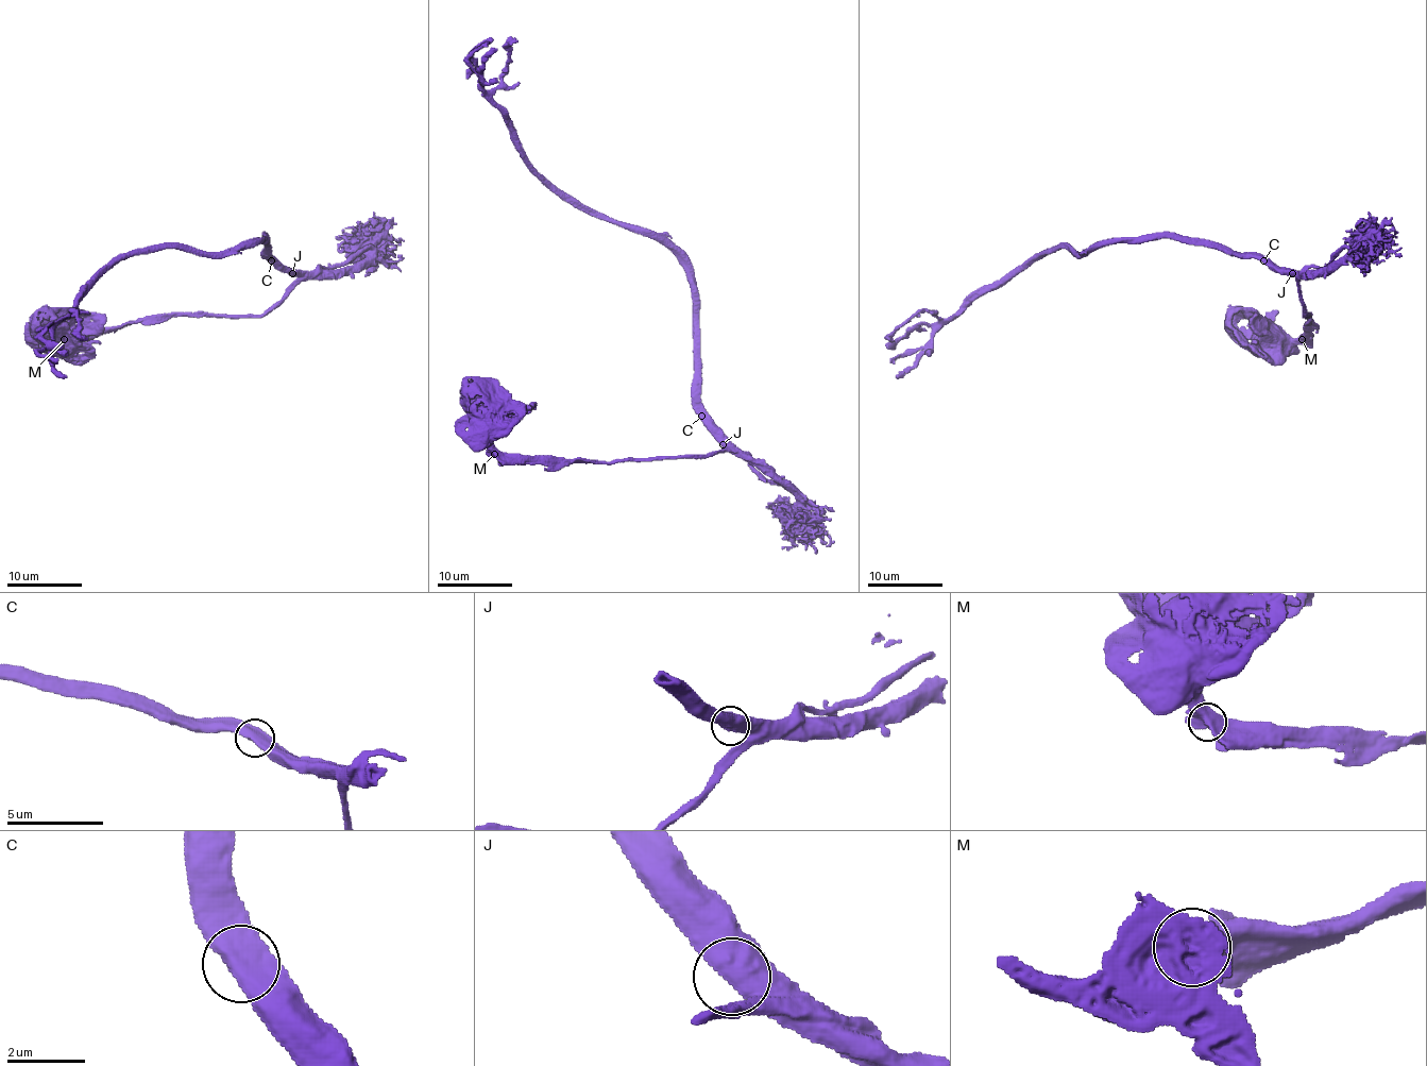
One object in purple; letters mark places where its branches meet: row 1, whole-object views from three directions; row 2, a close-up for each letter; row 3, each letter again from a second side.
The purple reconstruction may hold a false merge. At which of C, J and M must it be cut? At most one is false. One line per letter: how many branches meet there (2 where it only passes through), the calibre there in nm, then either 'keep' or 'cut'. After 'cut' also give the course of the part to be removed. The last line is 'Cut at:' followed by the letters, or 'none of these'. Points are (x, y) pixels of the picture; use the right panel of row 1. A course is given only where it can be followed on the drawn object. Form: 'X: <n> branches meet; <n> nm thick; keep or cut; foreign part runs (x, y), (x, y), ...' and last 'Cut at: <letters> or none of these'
C: 2 branches meet; 650 nm thick; keep
J: 2 branches meet; 650 nm thick; keep
M: 2 branches meet; 650 nm thick; keep
Cut at: none of these

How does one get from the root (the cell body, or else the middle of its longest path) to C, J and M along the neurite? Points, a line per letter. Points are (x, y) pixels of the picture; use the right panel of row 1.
C: (1268, 339), (1271, 335), (1300, 339), (1305, 334), (1310, 315), (1305, 315), (1297, 278), (1275, 271), (1263, 260)
J: (1268, 339), (1271, 335), (1300, 339), (1310, 320), (1310, 315), (1305, 315), (1300, 283), (1292, 273)
M: (1268, 339), (1271, 335), (1301, 339)

